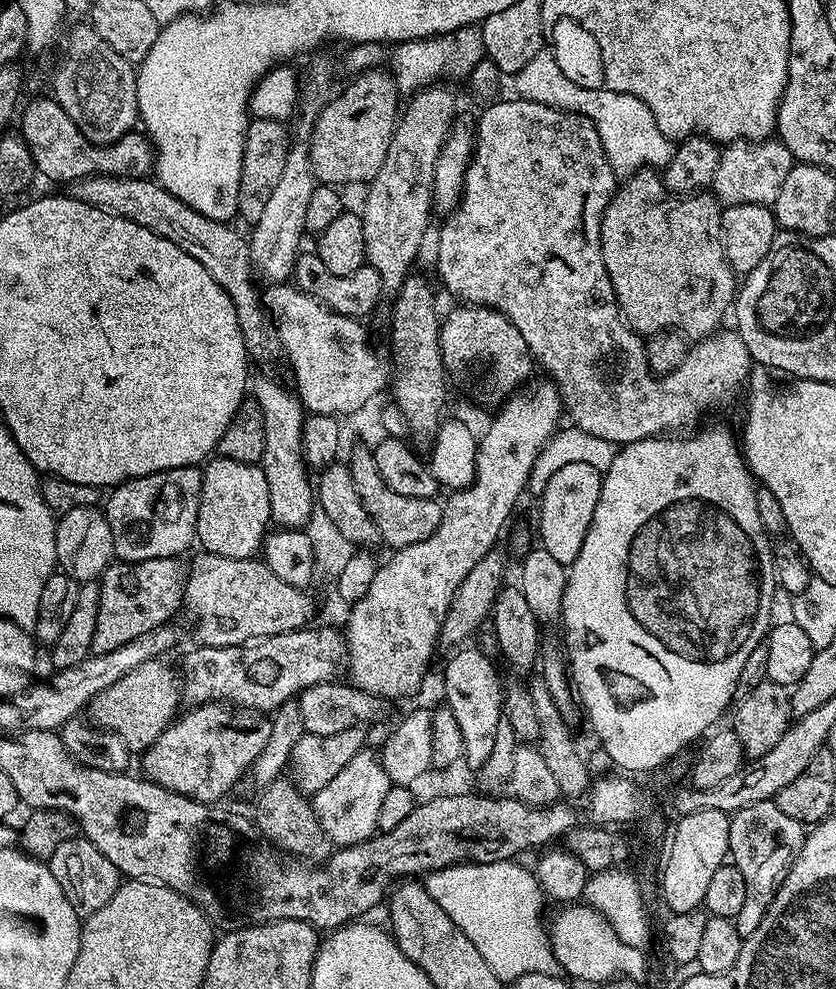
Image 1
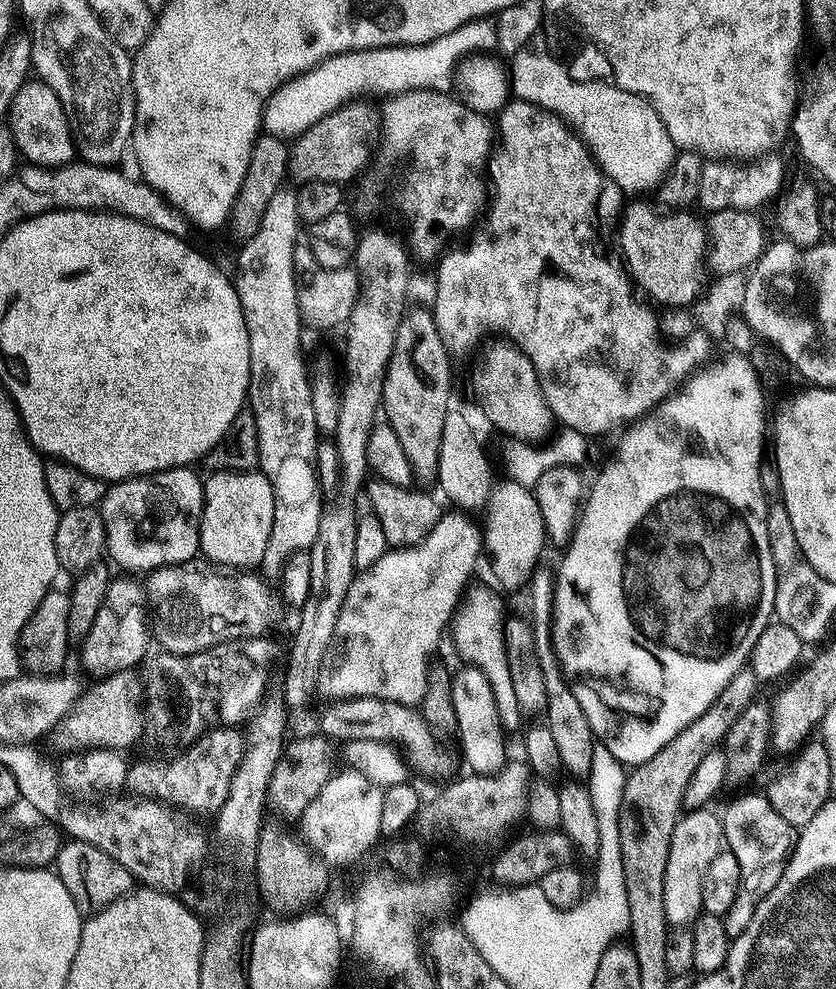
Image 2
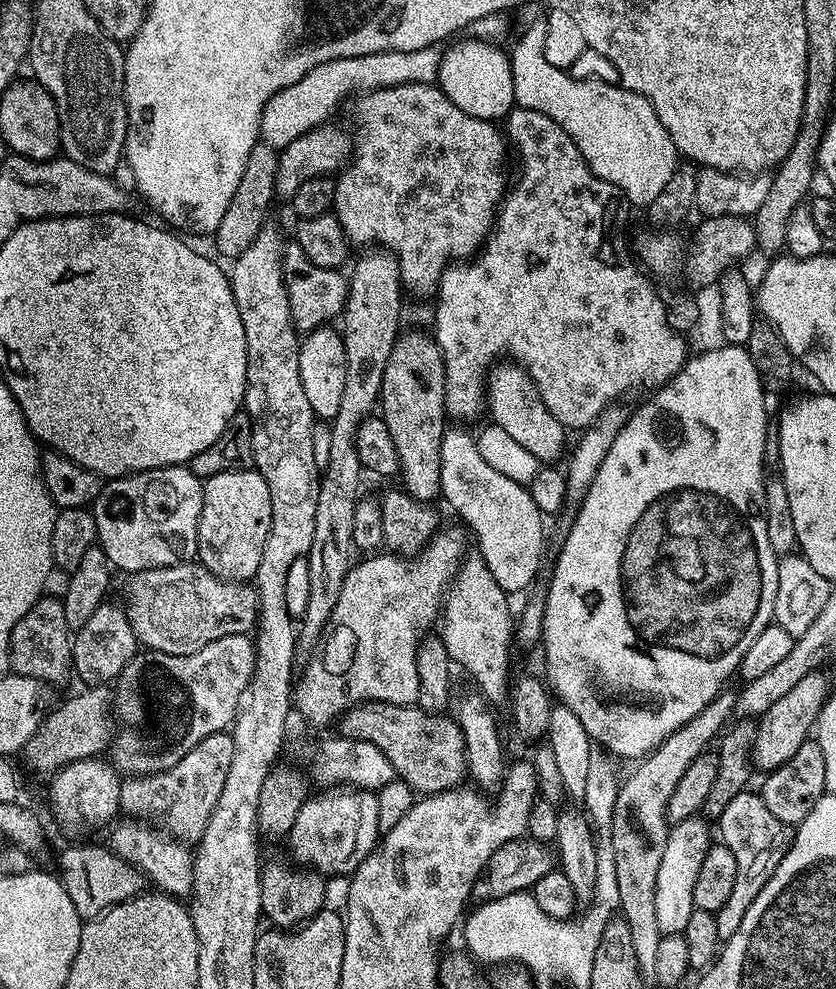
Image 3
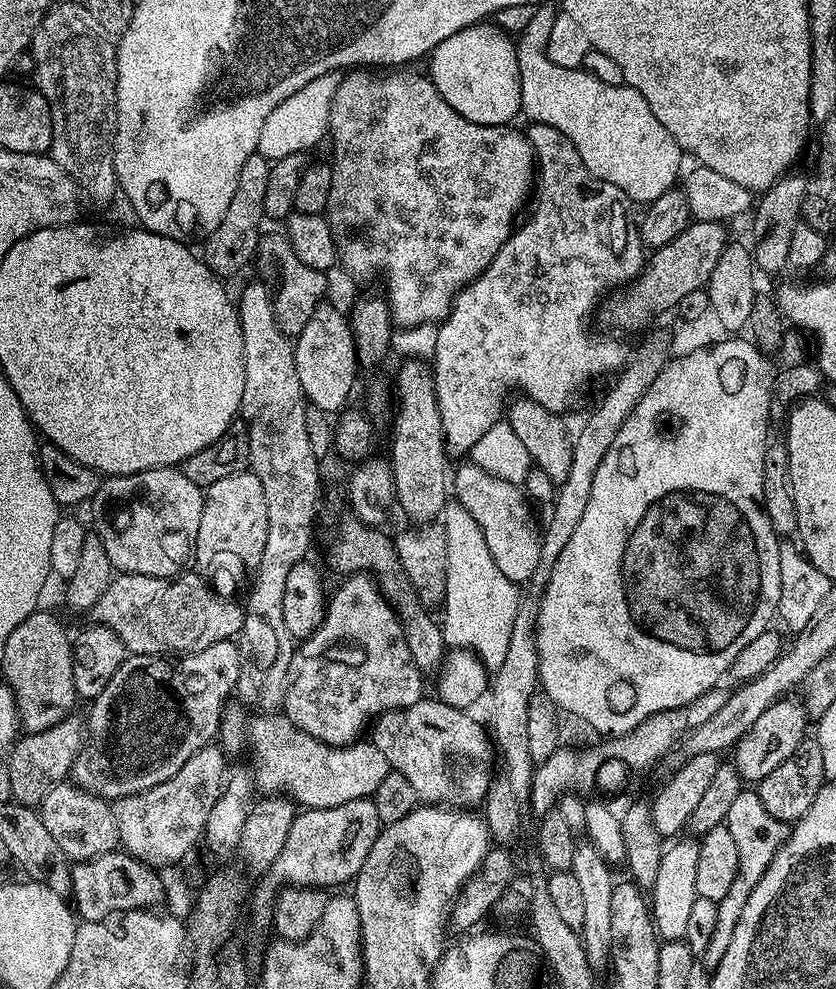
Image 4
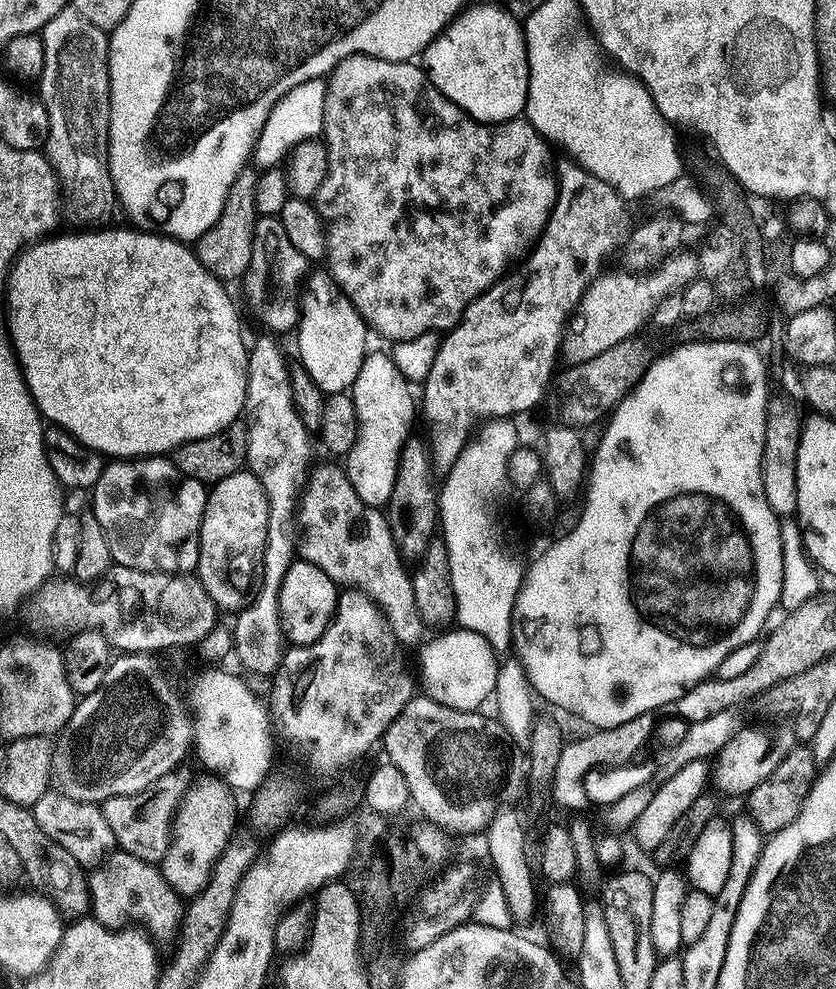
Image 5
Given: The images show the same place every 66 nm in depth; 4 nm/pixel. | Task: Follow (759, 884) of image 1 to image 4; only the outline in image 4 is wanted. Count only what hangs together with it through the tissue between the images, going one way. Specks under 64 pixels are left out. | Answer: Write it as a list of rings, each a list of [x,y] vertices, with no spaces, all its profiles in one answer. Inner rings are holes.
[[[743,790],[730,805],[727,817],[727,826],[734,837],[734,843],[738,846],[738,872],[734,874],[734,880],[730,888],[726,890],[726,896],[716,901],[718,916],[714,921],[714,934],[710,934],[710,942],[702,953],[702,960],[708,970],[714,970],[722,962],[726,954],[726,946],[730,946],[730,938],[734,938],[734,926],[738,926],[738,918],[746,906],[746,902],[754,886],[762,878],[766,866],[770,864],[774,854],[786,839],[786,828],[781,821],[775,820],[762,806],[762,798],[759,791]]]

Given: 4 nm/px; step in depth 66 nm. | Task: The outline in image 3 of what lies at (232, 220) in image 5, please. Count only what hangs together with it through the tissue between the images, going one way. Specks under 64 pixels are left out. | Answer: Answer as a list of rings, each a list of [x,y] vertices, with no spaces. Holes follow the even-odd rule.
[[[258,142],[254,150],[250,150],[250,158],[246,158],[246,170],[242,170],[242,182],[238,182],[238,190],[234,190],[234,198],[230,198],[230,206],[214,233],[216,248],[222,255],[229,258],[242,255],[250,242],[254,242],[254,238],[258,238],[258,234],[263,230],[266,223],[264,211],[271,206],[276,196],[275,178],[279,161],[279,151],[269,144]]]

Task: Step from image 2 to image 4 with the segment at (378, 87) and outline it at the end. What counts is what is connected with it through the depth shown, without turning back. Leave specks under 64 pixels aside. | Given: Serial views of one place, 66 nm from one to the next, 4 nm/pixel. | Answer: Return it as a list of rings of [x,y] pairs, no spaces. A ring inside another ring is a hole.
[[[335,71],[322,74],[318,78],[314,78],[310,82],[306,82],[306,86],[302,86],[296,92],[290,94],[290,98],[286,98],[276,107],[273,112],[268,115],[266,122],[260,131],[260,147],[259,155],[265,156],[268,161],[275,162],[286,158],[290,154],[305,153],[306,148],[312,147],[318,143],[320,139],[328,136],[328,119],[330,118],[330,102],[334,98],[334,90],[340,84],[340,76]]]

